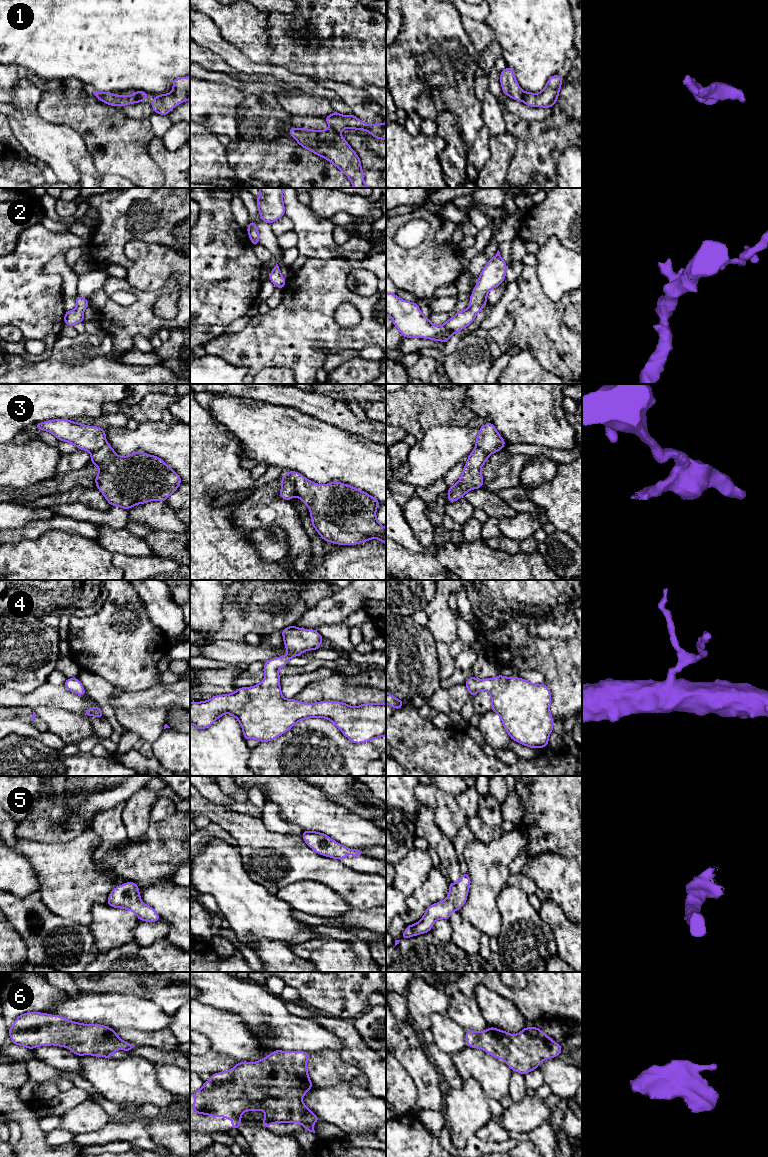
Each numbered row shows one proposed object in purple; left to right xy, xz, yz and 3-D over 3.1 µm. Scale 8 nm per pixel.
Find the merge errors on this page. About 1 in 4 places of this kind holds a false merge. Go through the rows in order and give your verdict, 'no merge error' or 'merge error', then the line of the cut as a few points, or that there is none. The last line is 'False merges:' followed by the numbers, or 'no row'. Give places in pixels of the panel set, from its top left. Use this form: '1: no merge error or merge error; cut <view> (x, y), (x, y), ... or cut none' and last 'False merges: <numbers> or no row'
1: merge error; cut xy (136, 92), (139, 101)
2: no merge error; cut none
3: merge error; cut xz (285, 475), (293, 482), (296, 495)
4: no merge error; cut none
5: no merge error; cut none
6: no merge error; cut none
False merges: 1, 3

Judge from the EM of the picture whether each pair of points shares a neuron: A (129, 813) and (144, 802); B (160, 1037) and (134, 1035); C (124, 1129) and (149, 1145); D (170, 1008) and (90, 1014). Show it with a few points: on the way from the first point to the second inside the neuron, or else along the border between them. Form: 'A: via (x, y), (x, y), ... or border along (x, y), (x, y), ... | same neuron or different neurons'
A: via (133, 812), (140, 805) | same neuron
B: via (154, 1037), (140, 1037) | same neuron
C: via (130, 1131), (143, 1141) | same neuron
D: border along (148, 998), (172, 1016) | different neurons

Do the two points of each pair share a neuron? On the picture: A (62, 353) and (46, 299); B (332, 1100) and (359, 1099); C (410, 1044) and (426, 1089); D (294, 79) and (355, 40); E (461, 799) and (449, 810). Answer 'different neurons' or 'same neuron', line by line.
A: different neurons
B: same neuron
C: same neuron
D: different neurons
E: different neurons

